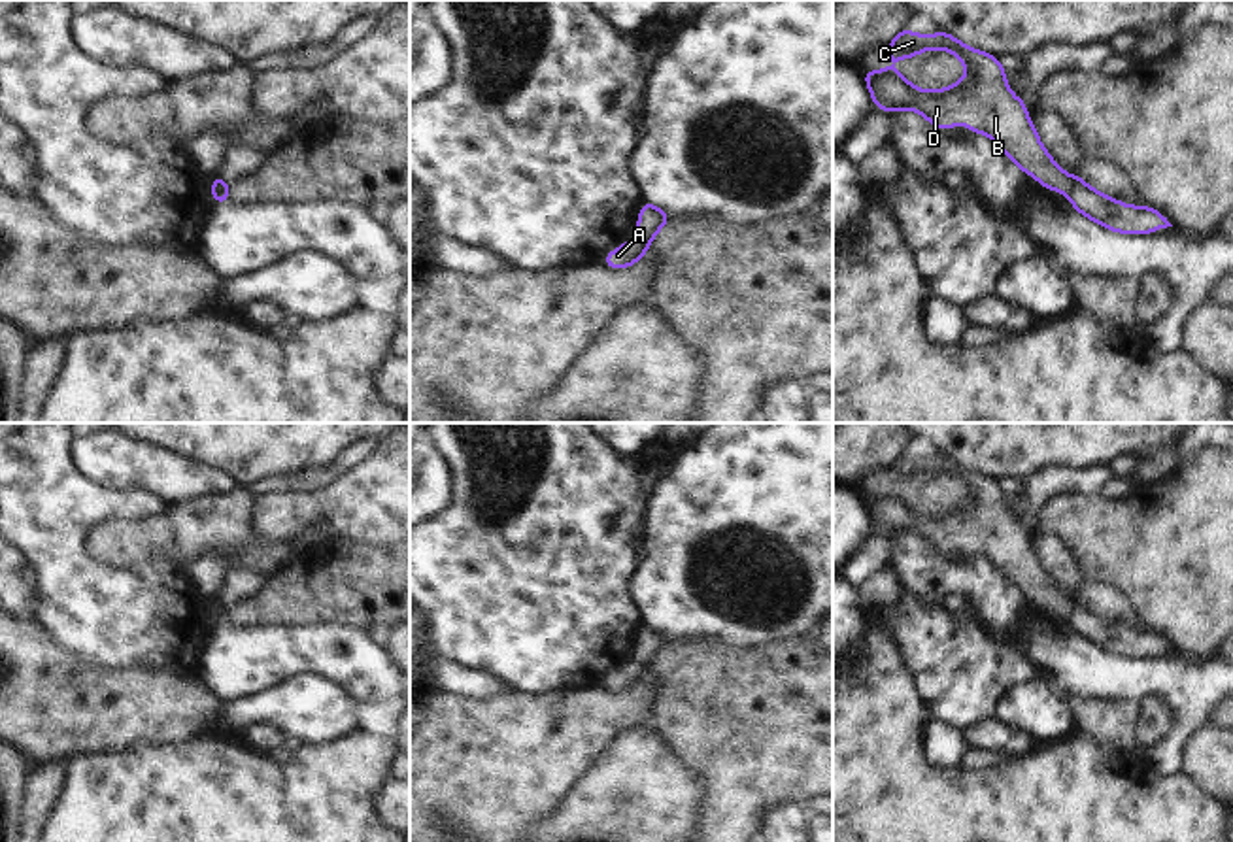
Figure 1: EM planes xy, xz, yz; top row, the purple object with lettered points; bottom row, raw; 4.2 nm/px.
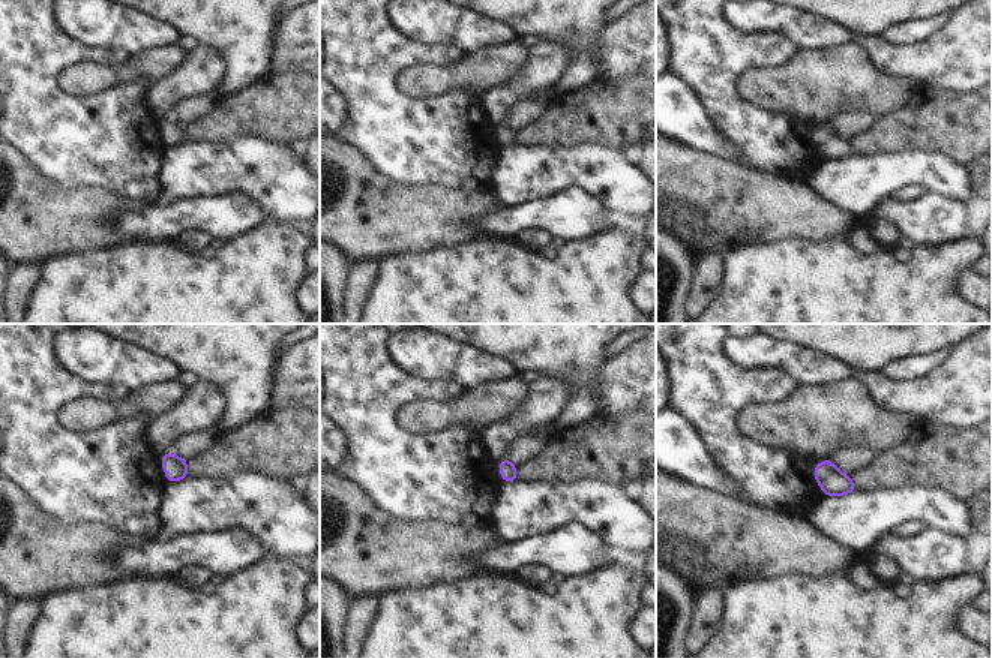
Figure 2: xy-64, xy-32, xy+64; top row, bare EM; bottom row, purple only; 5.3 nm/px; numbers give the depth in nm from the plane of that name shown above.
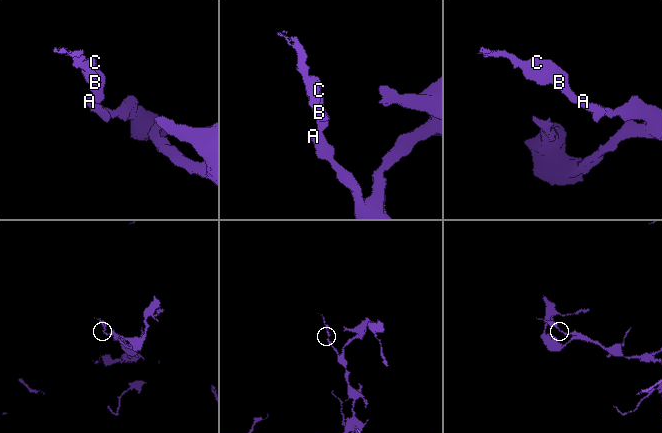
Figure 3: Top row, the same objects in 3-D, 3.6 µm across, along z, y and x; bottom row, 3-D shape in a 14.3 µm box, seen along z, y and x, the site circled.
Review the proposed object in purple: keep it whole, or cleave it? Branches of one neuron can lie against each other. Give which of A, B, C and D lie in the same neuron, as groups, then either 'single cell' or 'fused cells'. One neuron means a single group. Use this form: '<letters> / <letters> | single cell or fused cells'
A / B C D | fused cells

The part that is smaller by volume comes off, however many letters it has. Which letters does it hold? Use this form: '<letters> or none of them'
B, C, D

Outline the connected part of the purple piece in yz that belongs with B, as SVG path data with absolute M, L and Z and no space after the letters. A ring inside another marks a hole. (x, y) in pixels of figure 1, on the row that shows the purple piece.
M897 32L886 47L891 64L882 70L863 70L876 109L914 109L938 130L967 125L974 134L989 136L1005 155L1042 187L1069 194L1074 176L1063 172L1042 147L1035 125L1027 115L1027 104L1014 96L1006 85L1001 60L986 51L976 51L948 32L921 36ZM927 49L944 49L955 55L967 68L959 83L938 91L914 87L893 70L893 62L912 59Z

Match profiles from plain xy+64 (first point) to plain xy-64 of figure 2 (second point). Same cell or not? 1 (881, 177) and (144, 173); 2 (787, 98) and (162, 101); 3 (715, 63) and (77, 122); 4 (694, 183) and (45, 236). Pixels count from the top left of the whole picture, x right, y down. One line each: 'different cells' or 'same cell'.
1: different cells
2: different cells
3: same cell
4: same cell

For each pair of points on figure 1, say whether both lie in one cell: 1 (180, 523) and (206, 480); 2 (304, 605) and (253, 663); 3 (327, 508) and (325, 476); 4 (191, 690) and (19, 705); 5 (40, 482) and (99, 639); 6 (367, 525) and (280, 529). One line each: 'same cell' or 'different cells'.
1: different cells
2: different cells
3: different cells
4: same cell
5: same cell
6: same cell

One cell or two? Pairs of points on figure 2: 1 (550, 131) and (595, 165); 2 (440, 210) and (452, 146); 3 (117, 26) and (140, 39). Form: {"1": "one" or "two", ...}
{"1": "two", "2": "two", "3": "one"}

